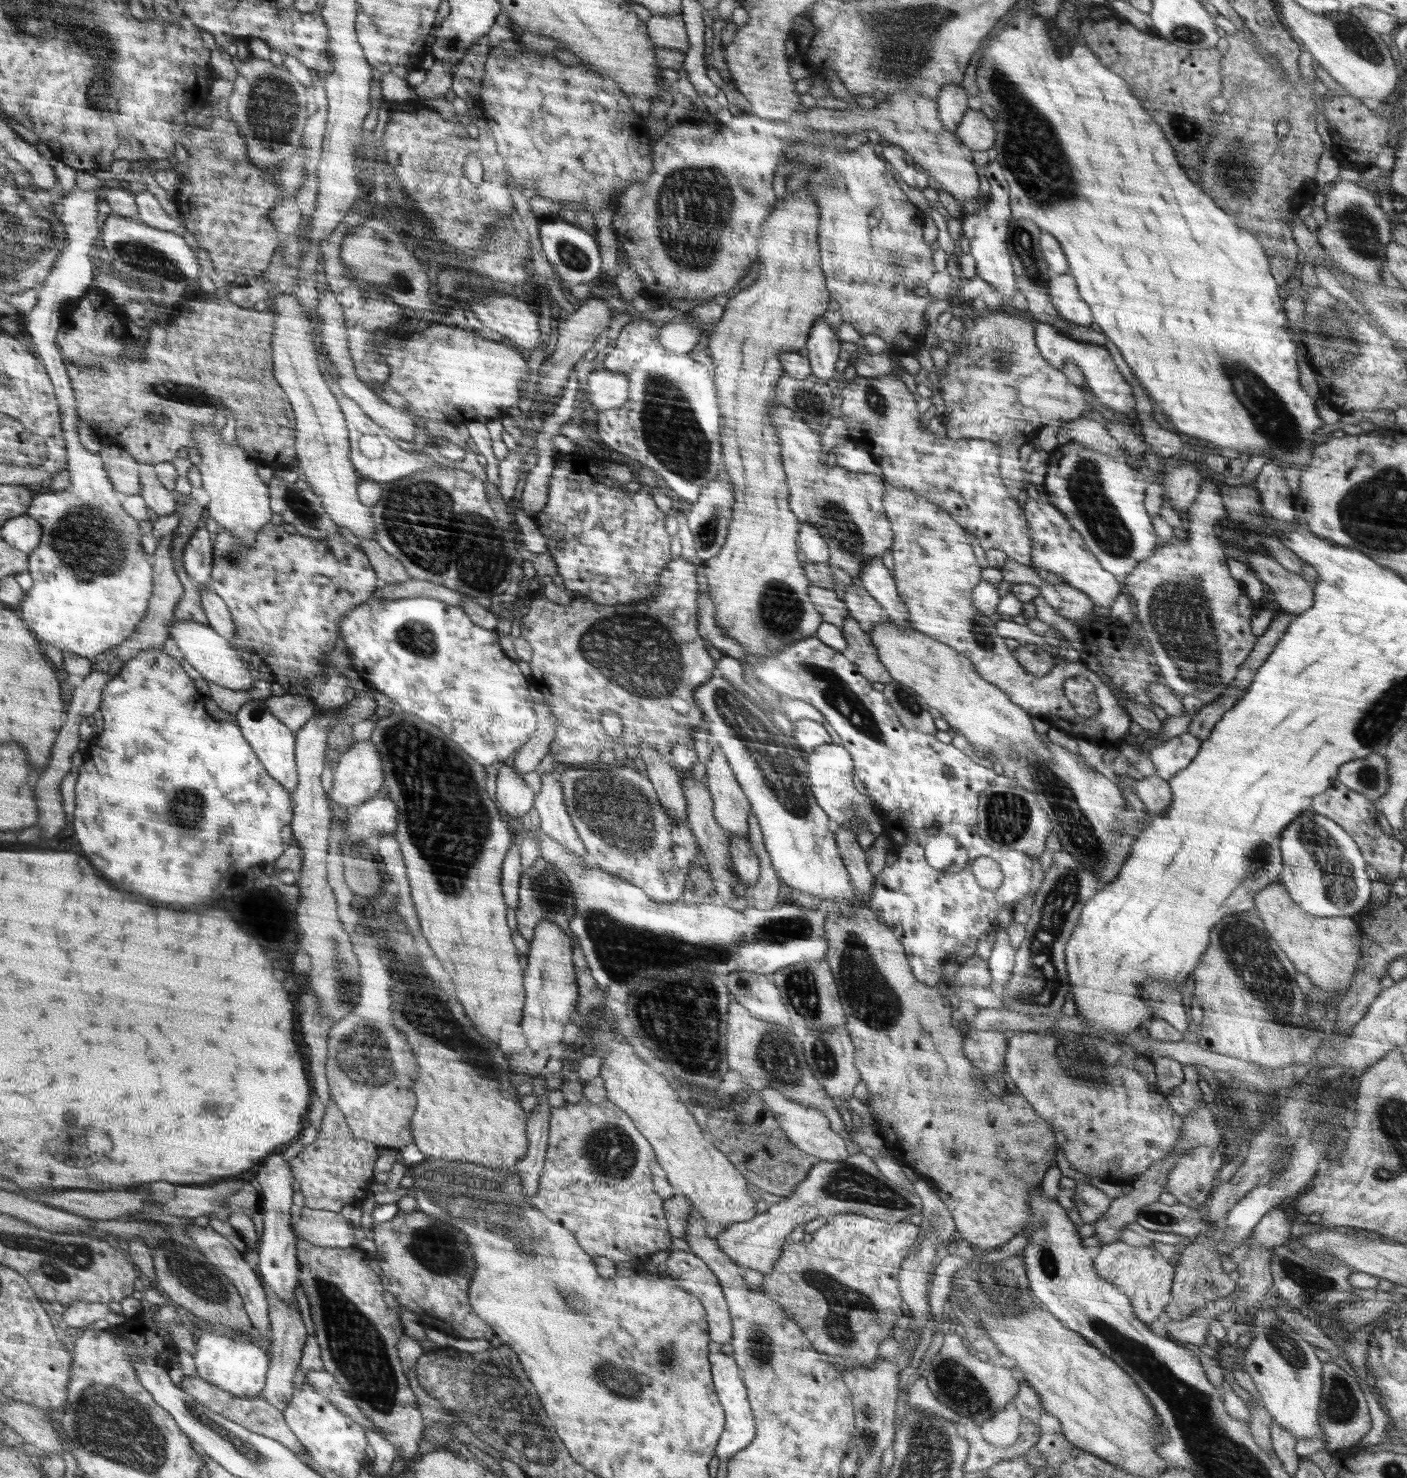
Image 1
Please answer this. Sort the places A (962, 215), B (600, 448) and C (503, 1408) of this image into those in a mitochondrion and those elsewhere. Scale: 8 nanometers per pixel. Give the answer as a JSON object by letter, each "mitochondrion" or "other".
{"A":"other","B":"other","C":"mitochondrion"}

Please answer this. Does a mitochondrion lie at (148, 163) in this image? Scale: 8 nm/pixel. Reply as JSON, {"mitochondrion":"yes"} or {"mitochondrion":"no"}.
{"mitochondrion":"no"}

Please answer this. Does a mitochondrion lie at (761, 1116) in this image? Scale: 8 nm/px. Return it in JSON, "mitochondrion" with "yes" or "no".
{"mitochondrion":"no"}

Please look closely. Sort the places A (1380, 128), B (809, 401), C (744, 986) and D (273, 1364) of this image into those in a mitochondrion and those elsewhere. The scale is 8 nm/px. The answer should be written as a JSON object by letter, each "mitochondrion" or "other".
{"A":"other","B":"mitochondrion","C":"mitochondrion","D":"other"}

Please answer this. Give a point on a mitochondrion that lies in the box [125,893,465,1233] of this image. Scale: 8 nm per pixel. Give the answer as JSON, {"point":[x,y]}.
{"point":[371,1063]}

